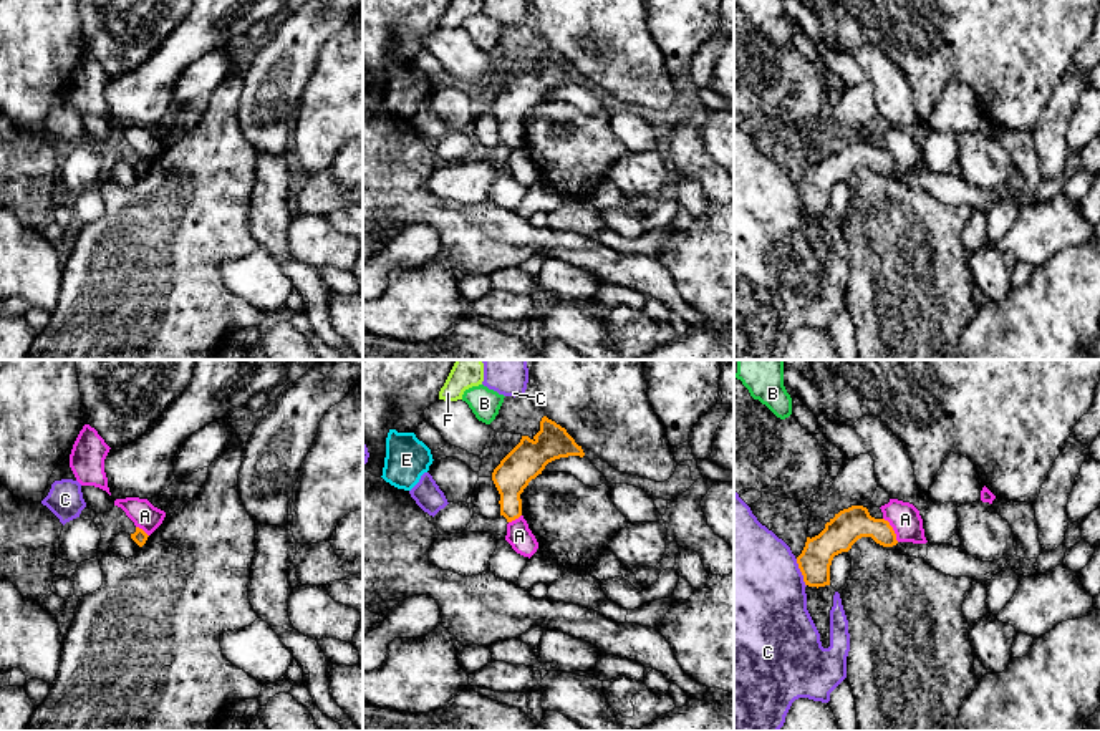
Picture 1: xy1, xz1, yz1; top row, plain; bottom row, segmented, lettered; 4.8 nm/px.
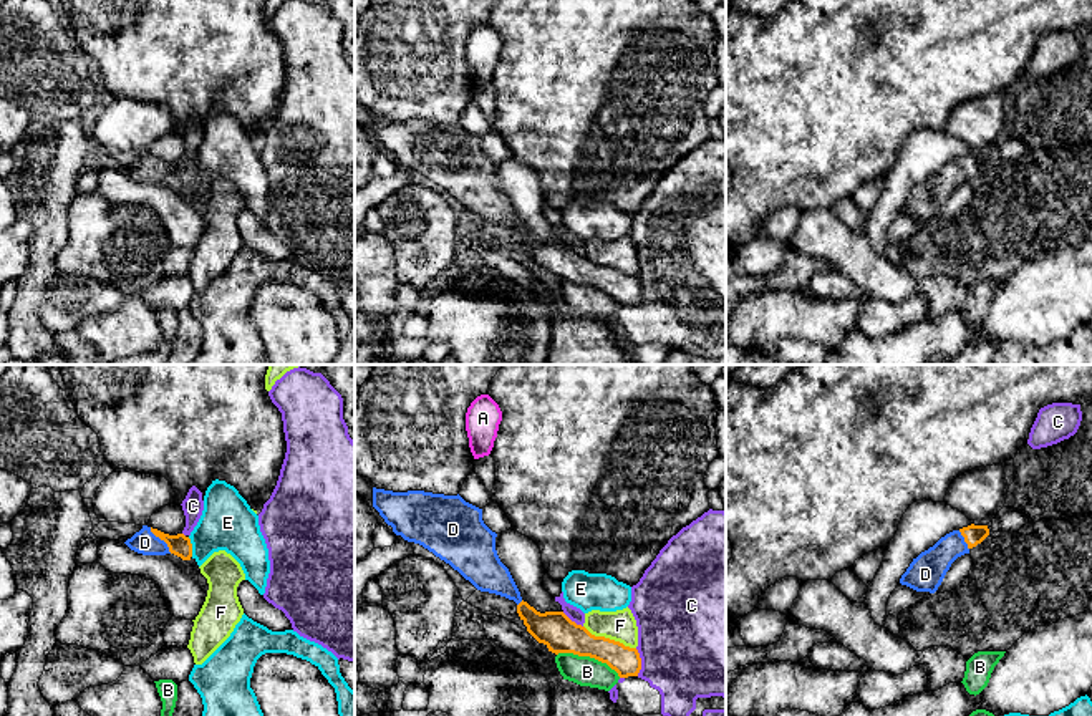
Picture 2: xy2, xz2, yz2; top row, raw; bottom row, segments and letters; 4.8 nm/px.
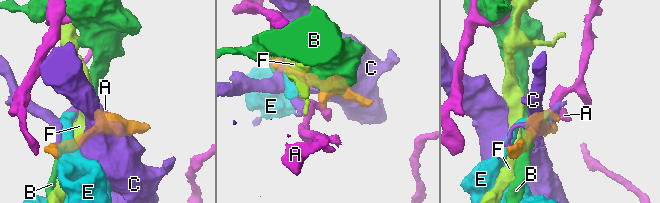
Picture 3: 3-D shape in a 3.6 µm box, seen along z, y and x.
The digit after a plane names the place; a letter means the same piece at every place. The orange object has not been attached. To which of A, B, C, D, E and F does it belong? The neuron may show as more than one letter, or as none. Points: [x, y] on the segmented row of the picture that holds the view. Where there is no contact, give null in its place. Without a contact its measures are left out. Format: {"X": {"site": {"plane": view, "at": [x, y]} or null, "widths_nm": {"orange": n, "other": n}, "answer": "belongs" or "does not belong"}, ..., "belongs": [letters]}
{"A": {"site": {"plane": "yz1", "at": [892, 529]}, "widths_nm": {"orange": 160, "other": 150}, "answer": "does not belong"}, "B": {"site": {"plane": "xz2", "at": [589, 655]}, "widths_nm": {"orange": 180, "other": 140}, "answer": "does not belong"}, "C": {"site": {"plane": "xz2", "at": [640, 662]}, "widths_nm": {"orange": 140, "other": 480}, "answer": "does not belong"}, "D": {"site": {"plane": "xy2", "at": [161, 539]}, "widths_nm": {"orange": 100, "other": 120}, "answer": "belongs"}, "E": {"site": {"plane": "xy2", "at": [191, 547]}, "widths_nm": {"orange": 100, "other": 260}, "answer": "does not belong"}, "F": {"site": {"plane": "xz2", "at": [608, 638]}, "widths_nm": {"orange": 170, "other": 150}, "answer": "does not belong"}, "belongs": ["D"]}

